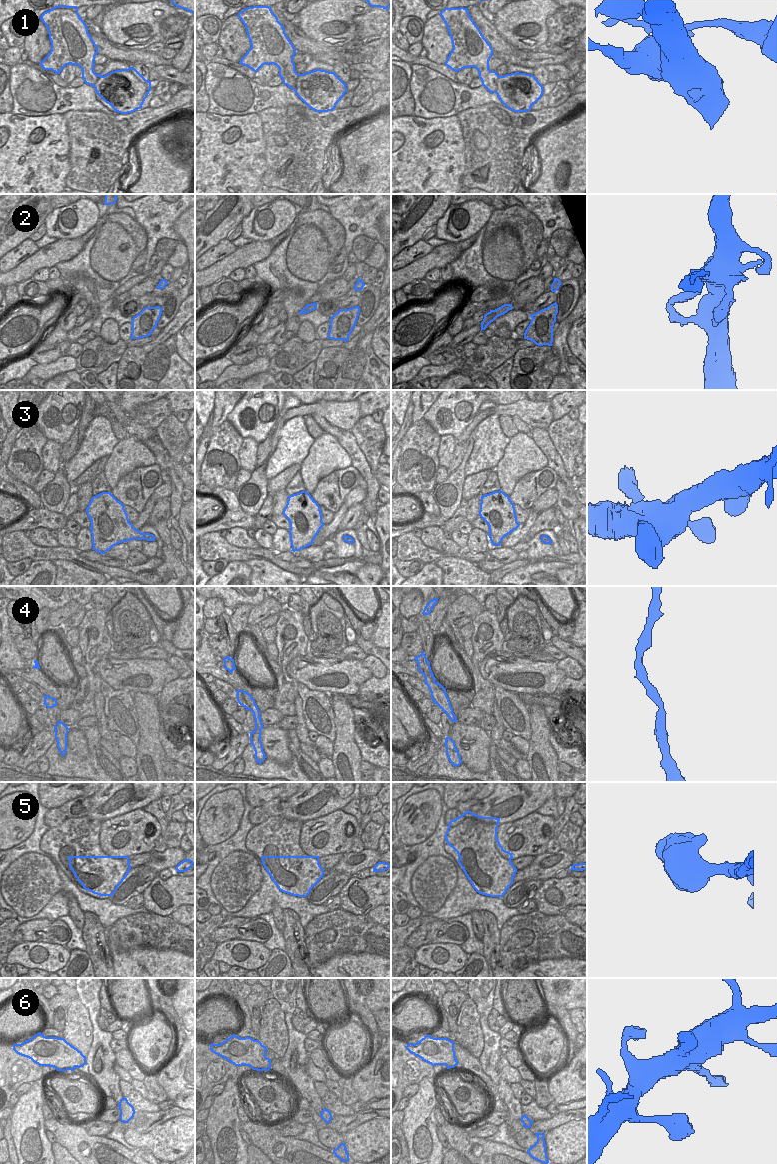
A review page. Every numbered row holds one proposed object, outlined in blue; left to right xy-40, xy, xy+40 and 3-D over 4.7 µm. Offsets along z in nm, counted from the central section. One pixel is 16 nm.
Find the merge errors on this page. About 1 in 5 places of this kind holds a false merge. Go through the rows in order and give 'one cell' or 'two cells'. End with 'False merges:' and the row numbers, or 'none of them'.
1: two cells
2: one cell
3: one cell
4: one cell
5: one cell
6: one cell
False merges: 1

